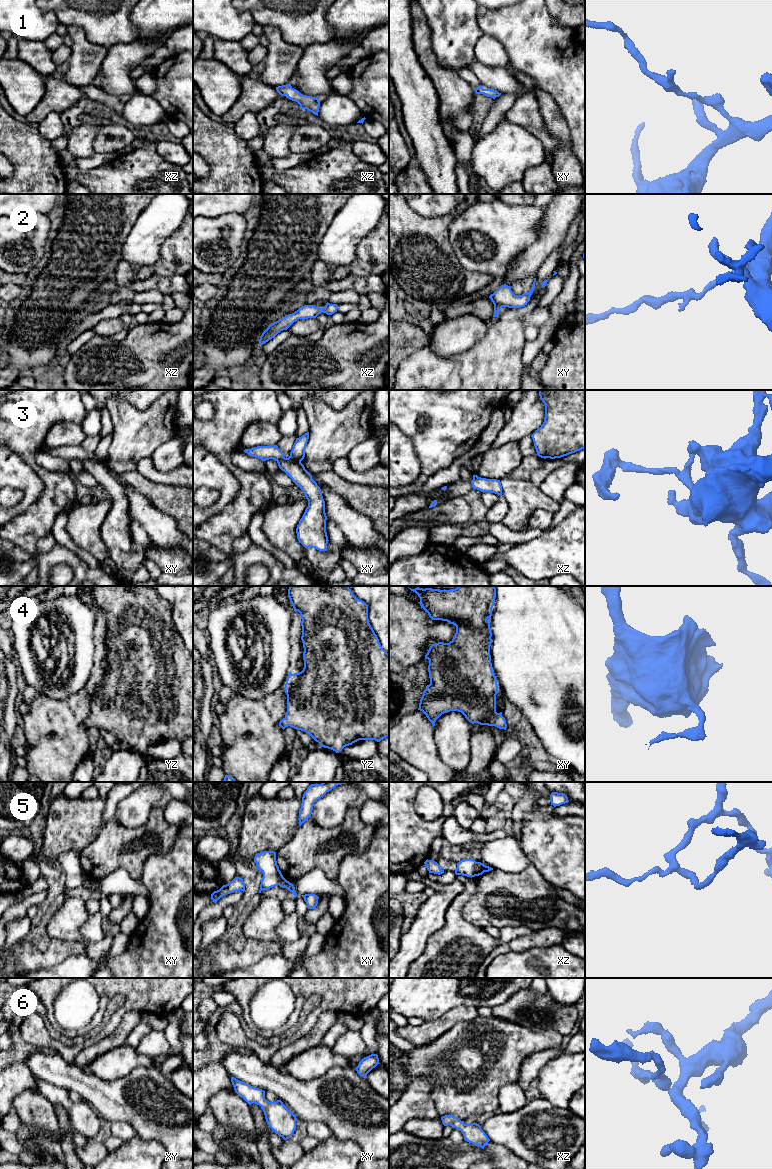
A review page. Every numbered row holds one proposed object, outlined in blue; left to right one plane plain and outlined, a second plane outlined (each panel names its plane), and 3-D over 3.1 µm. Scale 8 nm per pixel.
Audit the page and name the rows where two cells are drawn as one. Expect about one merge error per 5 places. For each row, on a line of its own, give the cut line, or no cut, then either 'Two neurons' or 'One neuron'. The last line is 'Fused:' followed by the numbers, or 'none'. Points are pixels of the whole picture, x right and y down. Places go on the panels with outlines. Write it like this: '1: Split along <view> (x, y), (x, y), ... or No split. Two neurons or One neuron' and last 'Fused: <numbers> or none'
1: No split. One neuron
2: No split. One neuron
3: Split along xy (283, 456), (277, 461). Two neurons
4: No split. One neuron
5: Split along xz (478, 862), (475, 867), (475, 875). Two neurons
6: No split. One neuron
Fused: 3, 5

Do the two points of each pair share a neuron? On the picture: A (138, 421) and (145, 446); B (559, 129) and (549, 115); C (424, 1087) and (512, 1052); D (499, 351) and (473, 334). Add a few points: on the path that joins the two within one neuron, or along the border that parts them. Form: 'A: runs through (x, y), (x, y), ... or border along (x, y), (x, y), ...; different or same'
A: runs through (138, 427), (136, 437), (139, 440); same
B: runs through (557, 126), (552, 118); same
C: border along (413, 1079), (437, 1083), (431, 1093), (435, 1105); different
D: border along (488, 332), (471, 348), (461, 352); different

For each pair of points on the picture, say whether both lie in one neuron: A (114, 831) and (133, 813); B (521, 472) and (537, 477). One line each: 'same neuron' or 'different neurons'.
A: different neurons
B: different neurons

